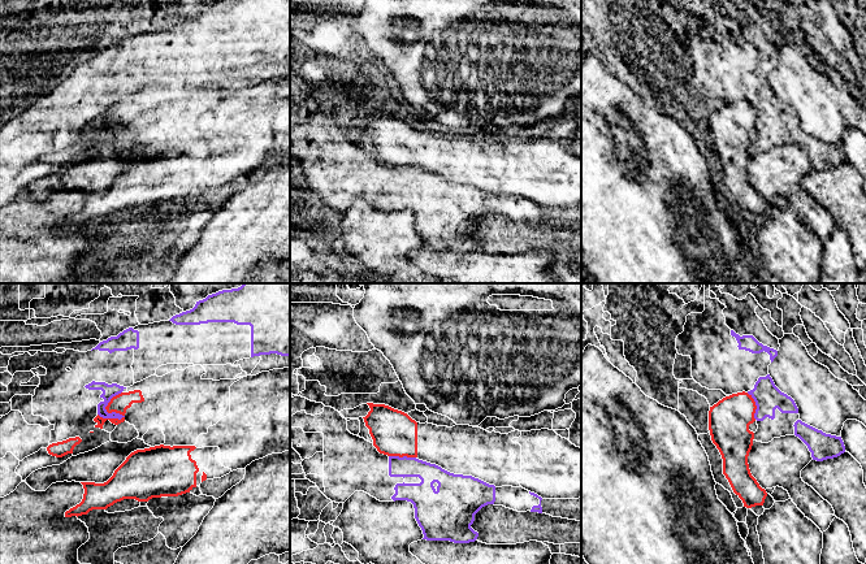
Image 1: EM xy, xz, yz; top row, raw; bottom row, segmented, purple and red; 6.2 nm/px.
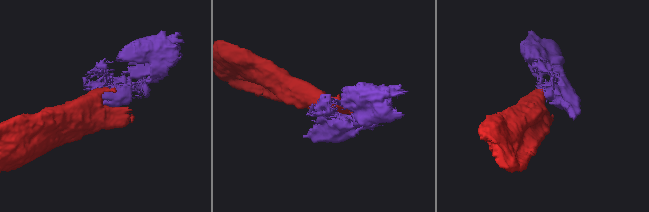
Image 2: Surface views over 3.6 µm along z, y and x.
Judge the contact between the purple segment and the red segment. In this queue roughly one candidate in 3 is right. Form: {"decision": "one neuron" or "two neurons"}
{"decision": "two neurons"}

